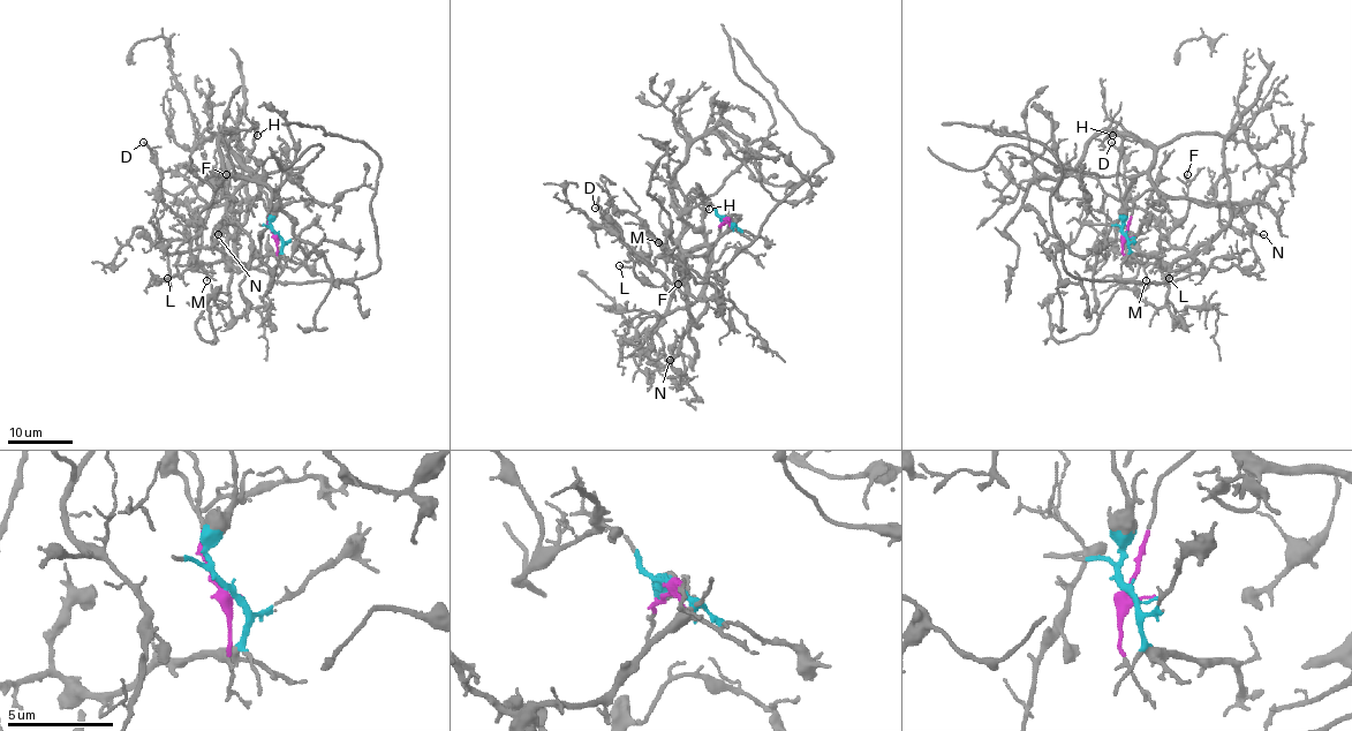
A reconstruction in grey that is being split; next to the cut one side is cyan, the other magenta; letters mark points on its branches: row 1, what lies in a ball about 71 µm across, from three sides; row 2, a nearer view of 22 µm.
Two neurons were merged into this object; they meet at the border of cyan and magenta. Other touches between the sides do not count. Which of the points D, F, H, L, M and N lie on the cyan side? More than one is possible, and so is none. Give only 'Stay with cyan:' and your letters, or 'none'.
Stay with cyan: D, F, L, M

